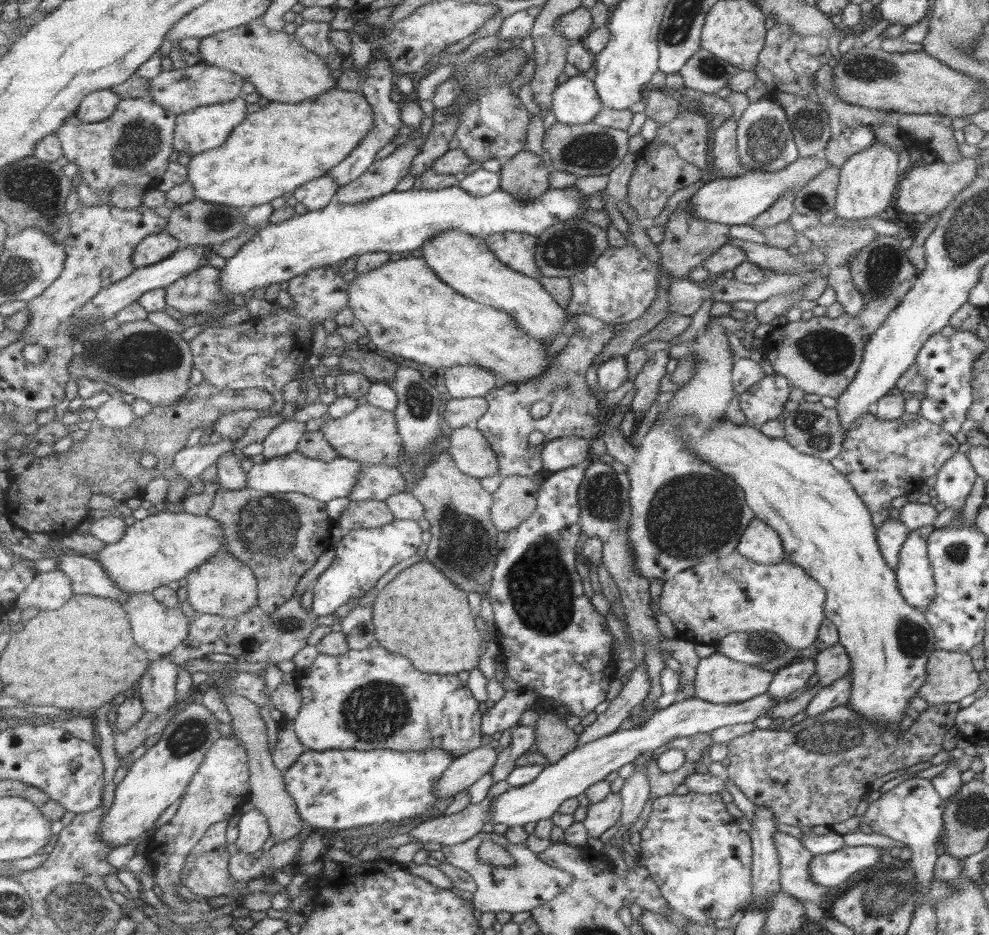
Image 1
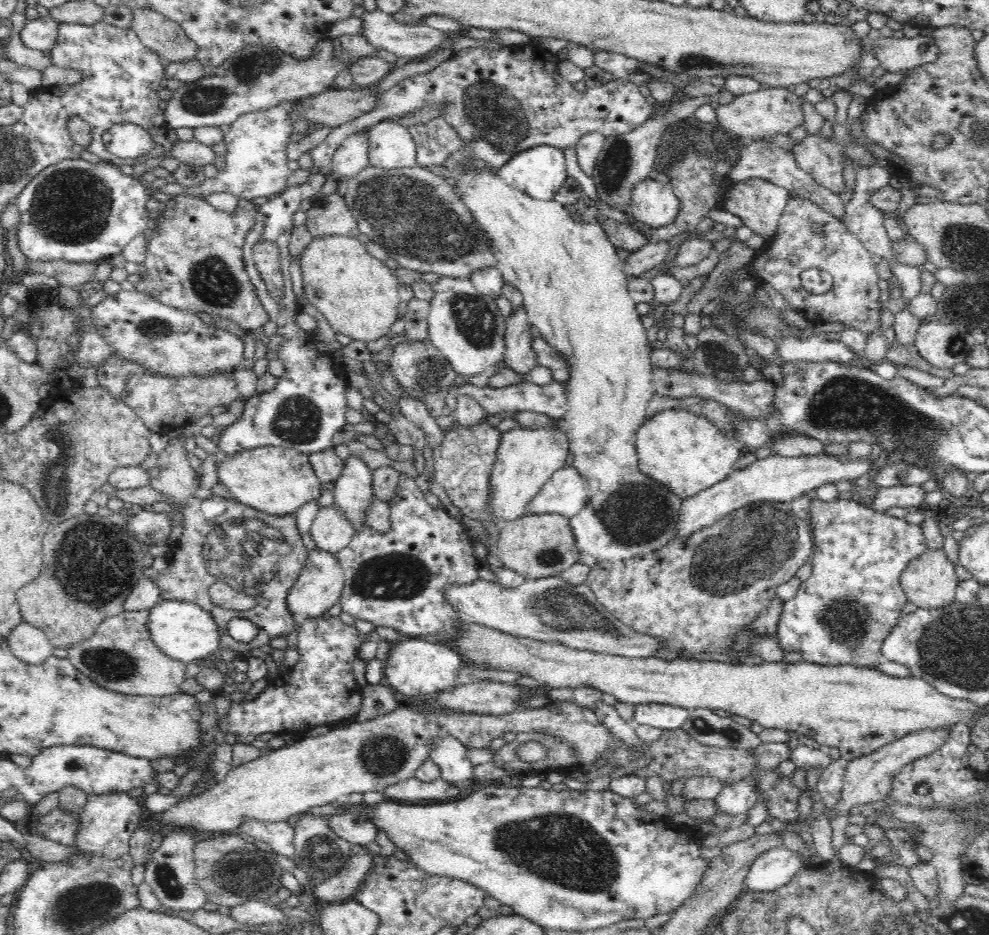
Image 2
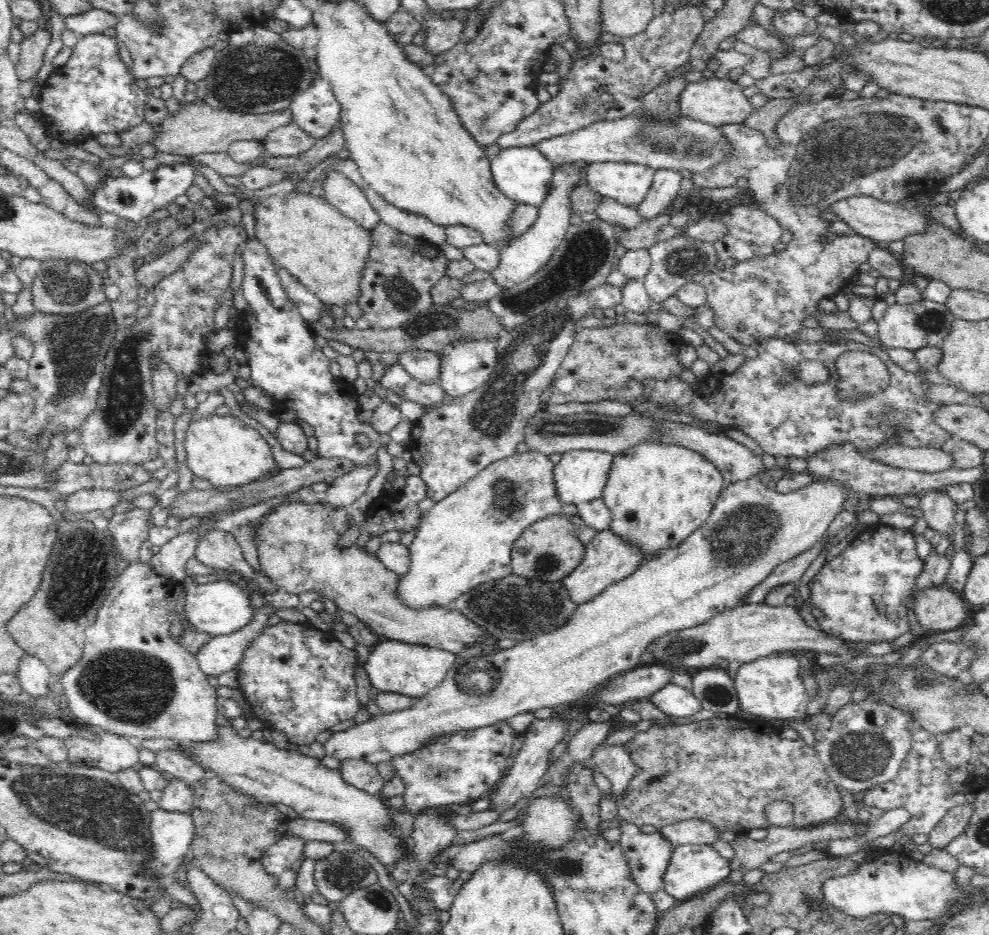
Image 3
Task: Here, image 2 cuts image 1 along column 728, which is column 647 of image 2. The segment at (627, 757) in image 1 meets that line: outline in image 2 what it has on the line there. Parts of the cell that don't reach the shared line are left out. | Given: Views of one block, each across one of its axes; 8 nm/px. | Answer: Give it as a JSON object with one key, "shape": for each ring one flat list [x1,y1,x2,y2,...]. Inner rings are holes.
{"shape":[[659,703,636,705,635,708,633,721,662,731,682,728,688,720,690,712,688,709]]}

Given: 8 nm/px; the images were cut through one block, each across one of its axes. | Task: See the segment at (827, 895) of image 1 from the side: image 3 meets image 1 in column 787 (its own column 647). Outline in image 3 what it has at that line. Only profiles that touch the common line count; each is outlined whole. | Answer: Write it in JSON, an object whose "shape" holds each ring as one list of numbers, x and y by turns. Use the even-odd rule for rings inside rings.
{"shape":[[621,823,619,845,627,860,630,876,640,890,652,895,662,889,662,877,668,866,674,846,667,838,644,834,641,828]]}

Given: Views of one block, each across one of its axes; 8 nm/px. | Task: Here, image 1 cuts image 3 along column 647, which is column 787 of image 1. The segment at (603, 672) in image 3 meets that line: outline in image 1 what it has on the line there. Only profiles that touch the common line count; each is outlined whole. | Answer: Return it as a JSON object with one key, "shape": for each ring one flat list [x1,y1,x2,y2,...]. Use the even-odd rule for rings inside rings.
{"shape":[[733,549,724,557,701,562,689,570,683,570,671,580,665,580,659,596,658,612,664,613,673,622,677,638,693,643,715,646,721,638,732,632,766,631,775,634,787,649,803,650,817,638,817,630,825,617,824,598,823,588,790,561,757,564]]}

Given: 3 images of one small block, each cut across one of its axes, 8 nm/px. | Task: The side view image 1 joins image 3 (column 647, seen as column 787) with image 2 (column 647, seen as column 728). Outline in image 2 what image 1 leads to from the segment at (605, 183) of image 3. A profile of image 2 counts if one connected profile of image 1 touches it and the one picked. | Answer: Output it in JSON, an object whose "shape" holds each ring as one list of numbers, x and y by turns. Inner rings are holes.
{"shape":[[648,177,634,186,629,210,637,222,656,227,668,225,673,223,679,209,680,202,671,183,663,184]]}

